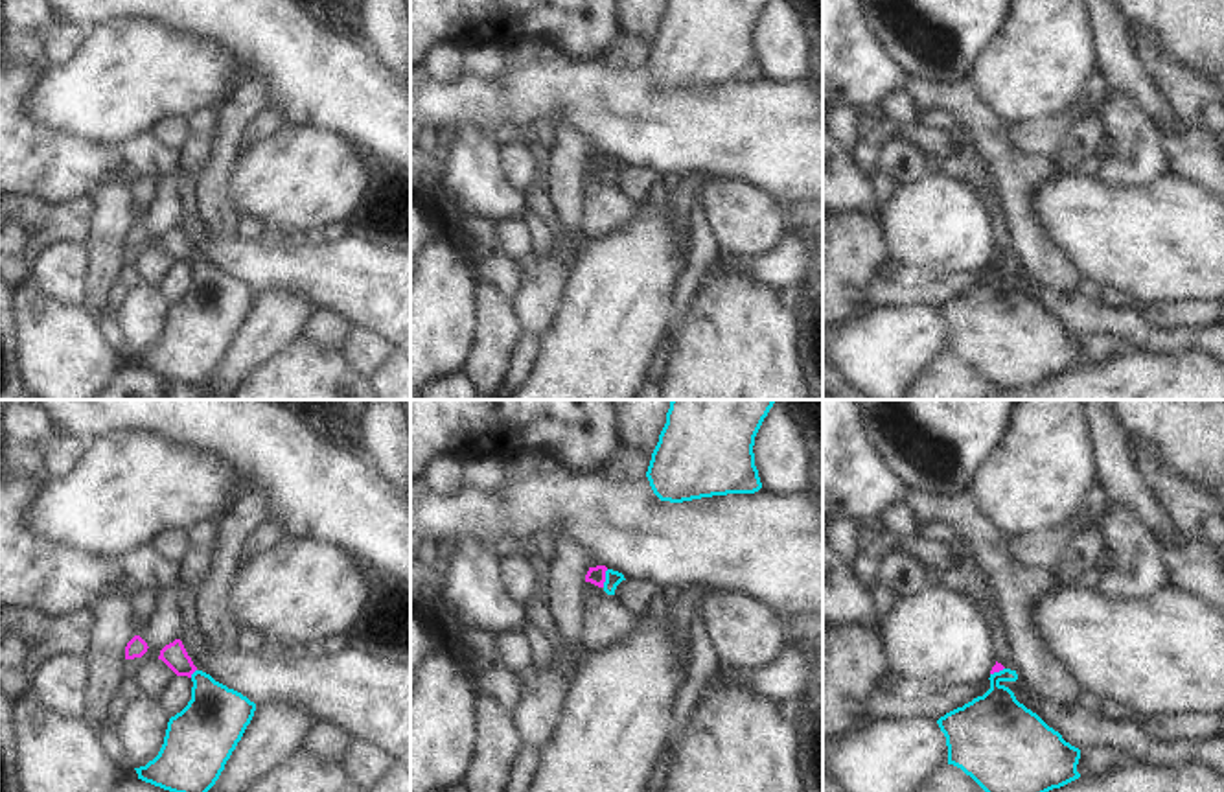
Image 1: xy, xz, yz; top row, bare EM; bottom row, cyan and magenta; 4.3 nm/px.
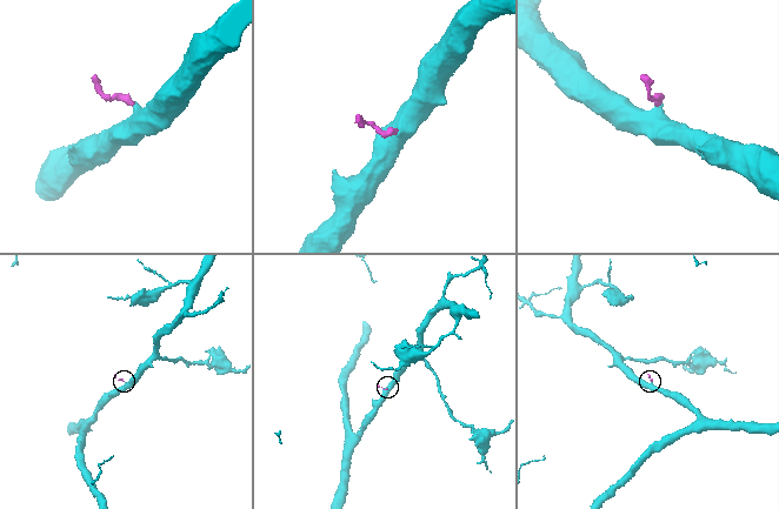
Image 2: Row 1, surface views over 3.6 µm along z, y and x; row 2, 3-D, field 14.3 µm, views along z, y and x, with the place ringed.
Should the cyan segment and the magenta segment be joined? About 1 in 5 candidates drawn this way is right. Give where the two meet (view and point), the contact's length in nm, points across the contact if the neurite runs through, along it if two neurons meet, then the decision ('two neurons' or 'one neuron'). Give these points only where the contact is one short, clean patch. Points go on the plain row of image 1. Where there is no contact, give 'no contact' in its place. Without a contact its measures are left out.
meets cyan in xz at (606, 166); contact 80 nm long; runs through xz (613, 166), (606, 166), (595, 163); one neuron

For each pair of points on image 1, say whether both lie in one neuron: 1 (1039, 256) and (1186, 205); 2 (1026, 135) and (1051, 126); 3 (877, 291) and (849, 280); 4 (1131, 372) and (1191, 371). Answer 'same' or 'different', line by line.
1: different
2: same
3: different
4: same

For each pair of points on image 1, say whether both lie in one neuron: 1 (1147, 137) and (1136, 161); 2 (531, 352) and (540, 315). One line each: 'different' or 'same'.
1: same
2: different

